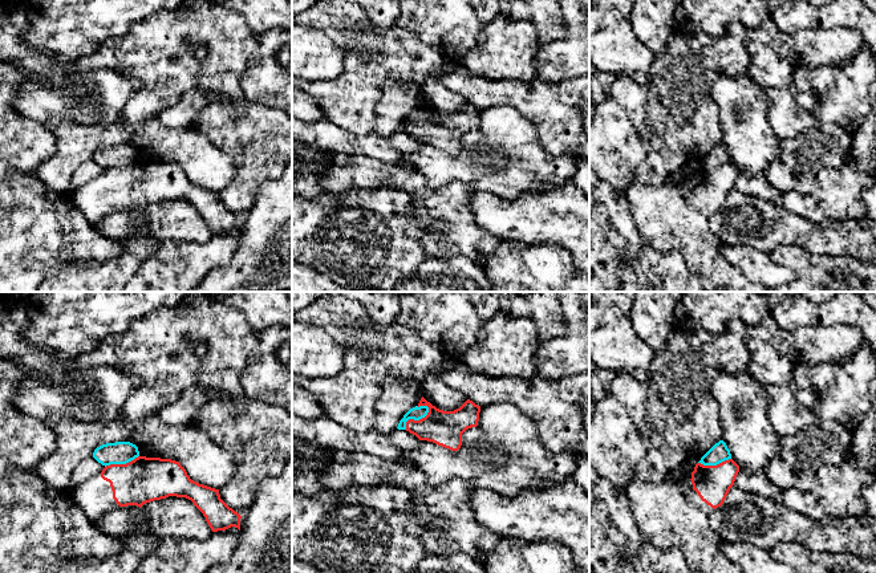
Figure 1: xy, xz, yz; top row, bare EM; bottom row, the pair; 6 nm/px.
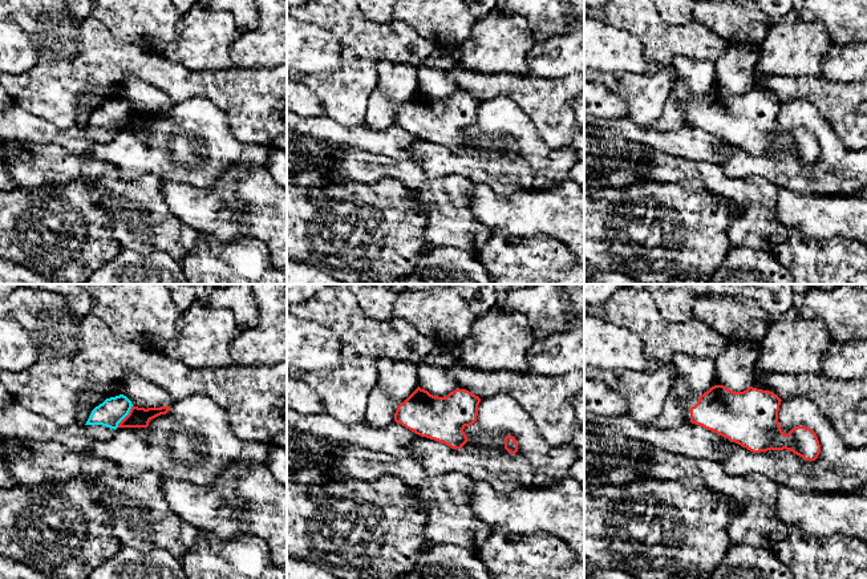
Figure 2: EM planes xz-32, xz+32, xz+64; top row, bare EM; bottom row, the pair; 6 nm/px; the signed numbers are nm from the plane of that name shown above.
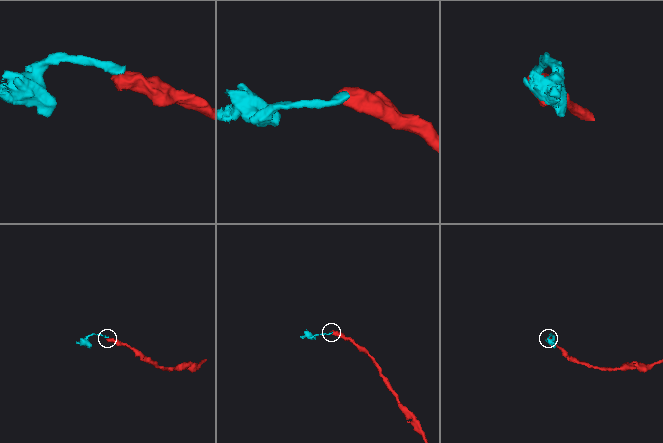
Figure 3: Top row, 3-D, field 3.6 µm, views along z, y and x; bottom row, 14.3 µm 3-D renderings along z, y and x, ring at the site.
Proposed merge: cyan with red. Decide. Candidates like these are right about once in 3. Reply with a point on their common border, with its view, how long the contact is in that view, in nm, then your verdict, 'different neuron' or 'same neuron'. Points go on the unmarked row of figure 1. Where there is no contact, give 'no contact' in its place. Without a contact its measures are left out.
contact xz (417, 122); length 200 nm; different neuron

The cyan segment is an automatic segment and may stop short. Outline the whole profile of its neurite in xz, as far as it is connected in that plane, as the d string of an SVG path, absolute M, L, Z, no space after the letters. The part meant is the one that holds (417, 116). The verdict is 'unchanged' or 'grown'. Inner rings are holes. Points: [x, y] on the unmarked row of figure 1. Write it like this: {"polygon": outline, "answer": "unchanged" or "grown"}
{"polygon": "M415 109L413 111L410 111L403 121L400 123L398 126L398 133L406 133L406 125L409 122L414 122L414 123L419 123L422 121L425 121L429 115L429 110L427 109Z", "answer": "unchanged"}

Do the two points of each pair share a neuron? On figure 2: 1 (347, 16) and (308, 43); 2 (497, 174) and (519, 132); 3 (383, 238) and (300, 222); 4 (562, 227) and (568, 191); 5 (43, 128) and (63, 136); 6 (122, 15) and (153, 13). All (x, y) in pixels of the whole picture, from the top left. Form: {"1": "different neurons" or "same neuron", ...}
{"1": "different neurons", "2": "same neuron", "3": "same neuron", "4": "same neuron", "5": "same neuron", "6": "same neuron"}

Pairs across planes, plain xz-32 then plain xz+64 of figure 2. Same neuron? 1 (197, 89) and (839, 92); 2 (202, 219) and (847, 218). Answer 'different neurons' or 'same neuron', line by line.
1: same neuron
2: same neuron

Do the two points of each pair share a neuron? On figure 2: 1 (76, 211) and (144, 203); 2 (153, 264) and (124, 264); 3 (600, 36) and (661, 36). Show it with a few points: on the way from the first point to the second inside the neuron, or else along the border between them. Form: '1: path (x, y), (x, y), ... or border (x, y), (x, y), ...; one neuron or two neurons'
1: border (85, 182), (102, 189), (101, 206), (114, 237); two neurons
2: path (146, 264), (130, 264); one neuron
3: border (604, 24), (630, 32), (652, 61); two neurons

